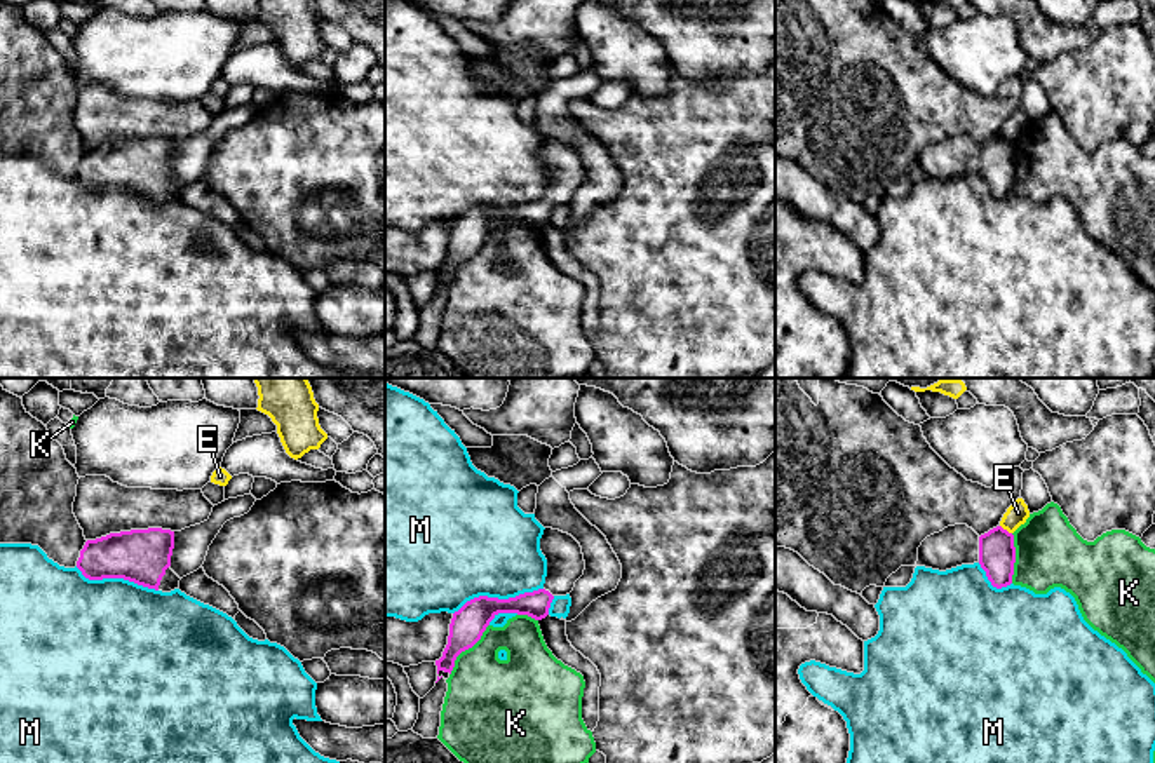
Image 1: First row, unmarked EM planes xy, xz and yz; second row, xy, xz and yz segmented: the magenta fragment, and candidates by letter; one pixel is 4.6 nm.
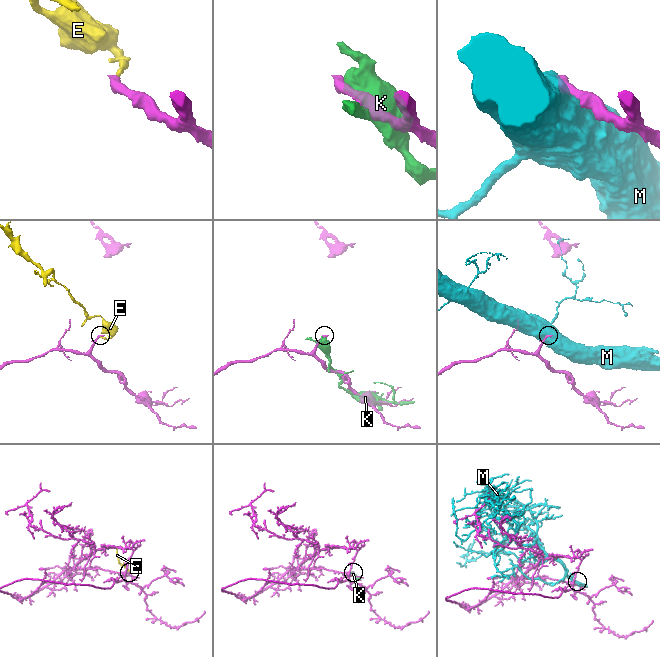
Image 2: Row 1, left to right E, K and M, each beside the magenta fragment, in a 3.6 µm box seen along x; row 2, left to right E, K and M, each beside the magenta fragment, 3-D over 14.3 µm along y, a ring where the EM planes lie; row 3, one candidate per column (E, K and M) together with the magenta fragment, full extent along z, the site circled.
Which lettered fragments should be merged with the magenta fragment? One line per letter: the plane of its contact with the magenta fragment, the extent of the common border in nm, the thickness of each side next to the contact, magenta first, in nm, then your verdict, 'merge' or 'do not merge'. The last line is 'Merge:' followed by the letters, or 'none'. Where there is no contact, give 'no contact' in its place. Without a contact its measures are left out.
E: yz | 70 nm | 180/100 nm | do not merge
K: xz | 300 nm | 160/380 nm | do not merge
M: xz | 440 nm | 160/460 nm | do not merge
Merge: none

